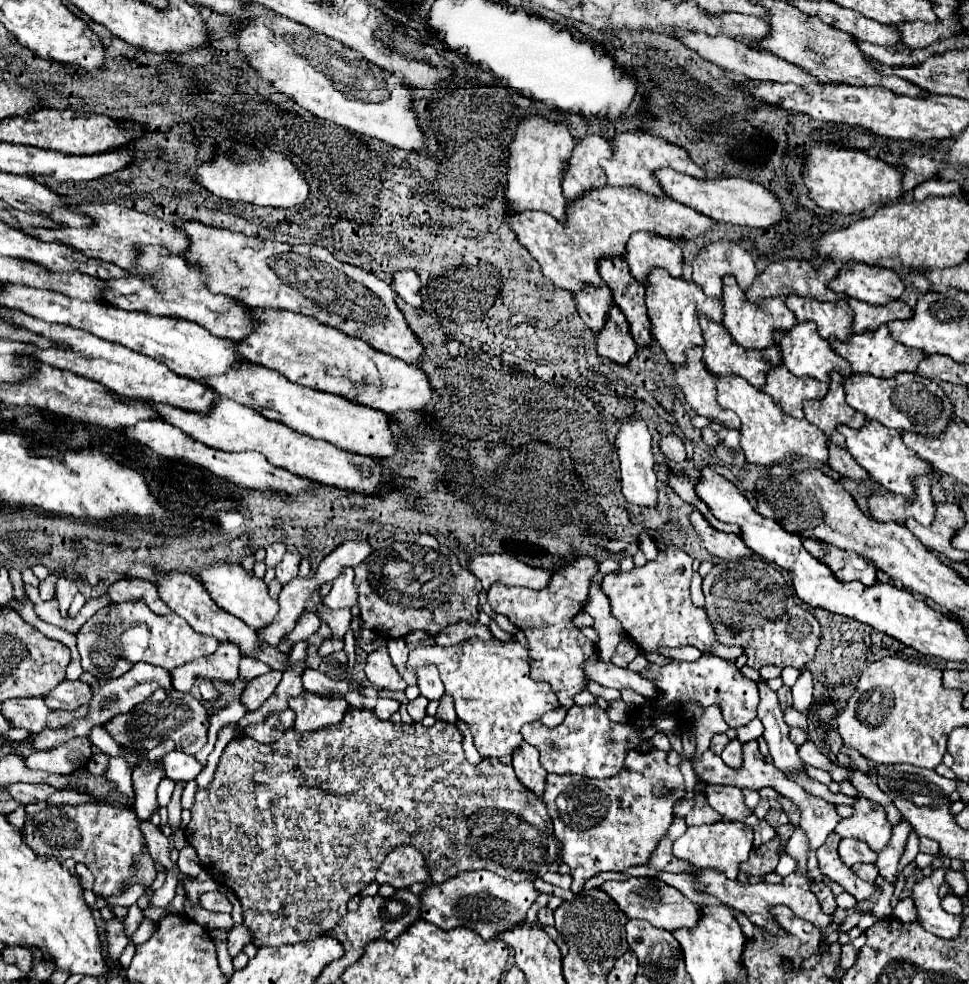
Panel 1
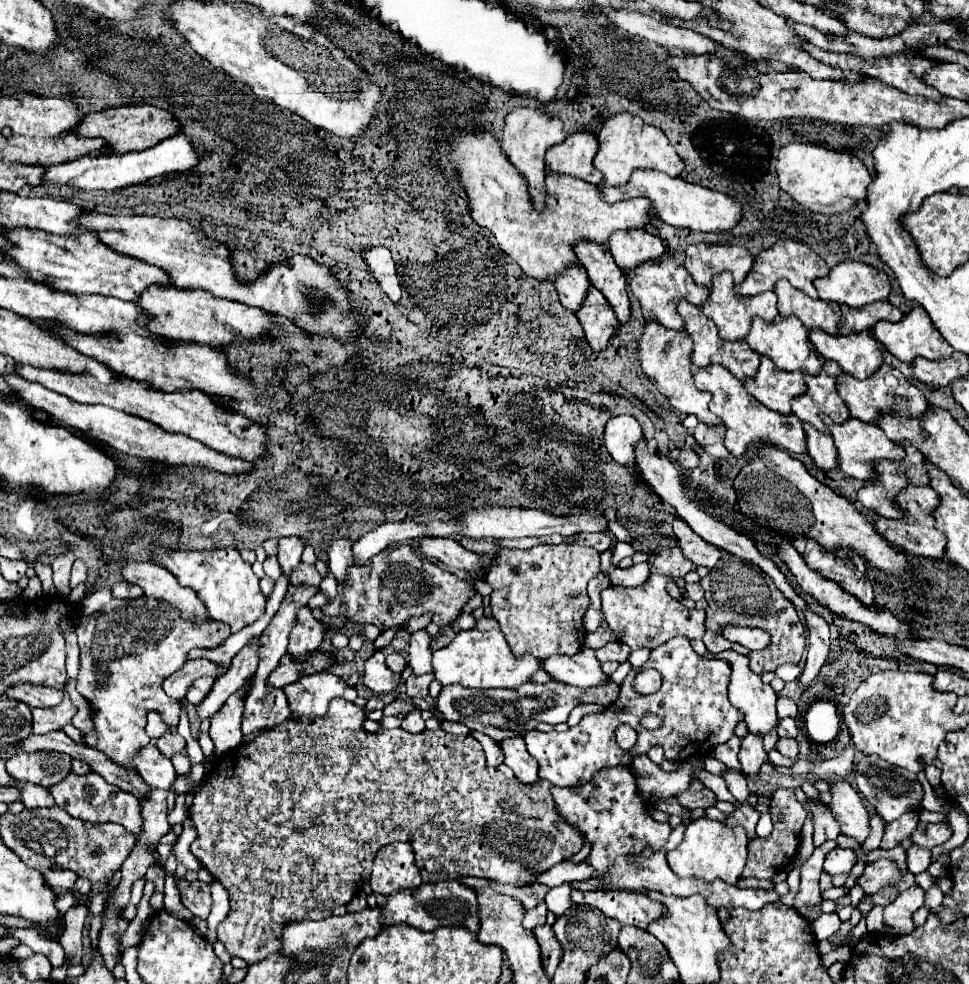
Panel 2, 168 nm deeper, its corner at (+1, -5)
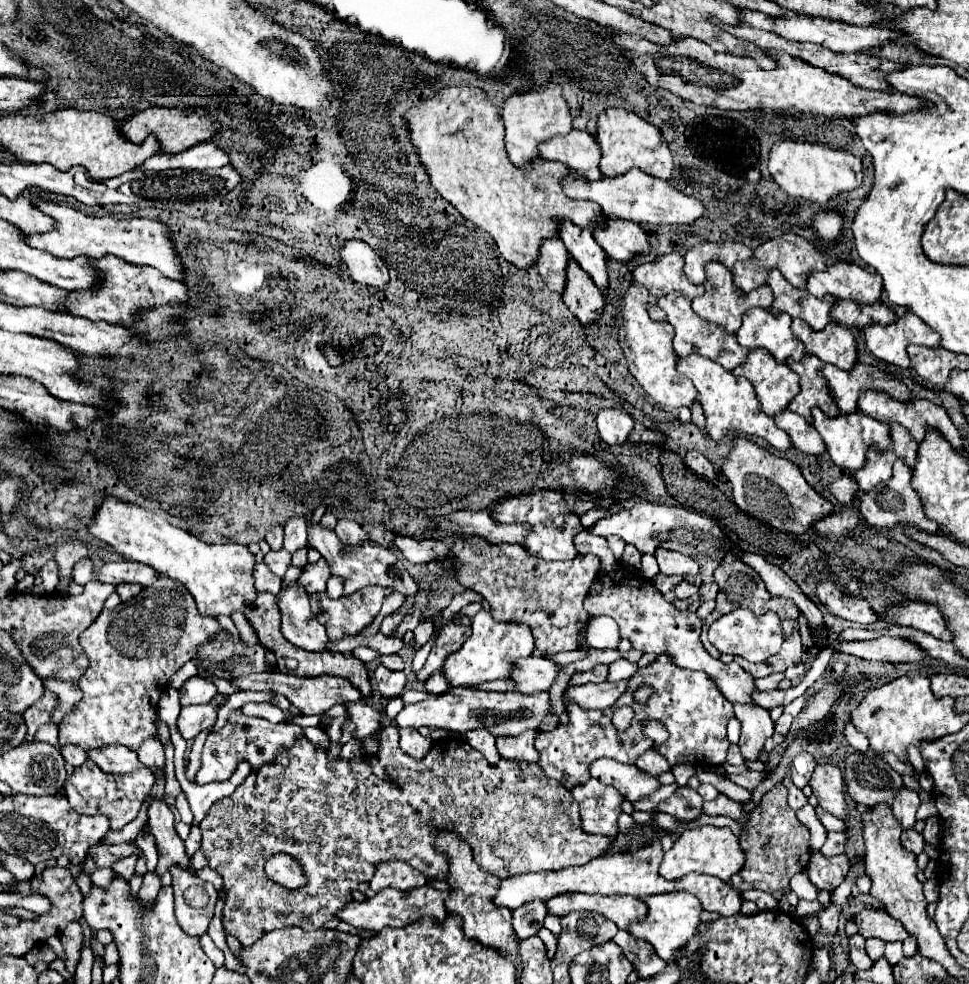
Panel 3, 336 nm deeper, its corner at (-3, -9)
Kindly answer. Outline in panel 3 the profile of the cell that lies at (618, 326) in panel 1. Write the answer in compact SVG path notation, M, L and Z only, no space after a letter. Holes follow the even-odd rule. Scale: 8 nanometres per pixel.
M569 257L569 271L565 273L567 273L565 295L563 295L565 305L583 325L597 321L603 313L601 291L597 289L593 279L589 279L585 271L581 271L579 263L573 261L573 257Z

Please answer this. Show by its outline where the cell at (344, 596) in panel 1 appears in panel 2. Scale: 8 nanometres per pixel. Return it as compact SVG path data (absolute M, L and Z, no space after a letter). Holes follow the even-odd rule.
M335 539L329 549L329 569L333 577L337 579L337 585L345 585L347 569L353 565L353 555L351 555L351 541L345 539Z

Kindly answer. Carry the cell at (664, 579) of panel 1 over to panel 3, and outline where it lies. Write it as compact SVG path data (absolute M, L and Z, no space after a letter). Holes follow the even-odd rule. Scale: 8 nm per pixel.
M581 531L575 535L575 547L579 553L593 553L601 559L597 581L601 583L601 591L589 591L585 597L585 611L589 615L607 615L613 617L619 625L621 637L627 637L635 649L641 649L643 653L653 655L667 655L677 667L691 669L691 671L703 671L717 683L717 689L731 701L731 703L753 703L751 693L755 691L753 677L745 673L737 663L723 663L719 659L713 659L703 643L699 641L701 633L701 619L697 613L691 611L677 611L673 603L665 601L663 595L653 587L651 581L643 581L639 573L627 573L619 569L615 573L615 559L611 561L611 549L605 543L605 537L597 537L589 531Z

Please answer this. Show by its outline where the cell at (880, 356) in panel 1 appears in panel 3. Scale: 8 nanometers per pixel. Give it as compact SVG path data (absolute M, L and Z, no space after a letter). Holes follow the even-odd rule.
M793 319L791 323L793 333L803 341L805 349L811 355L817 355L821 361L831 363L839 369L853 369L855 365L855 337L849 333L847 327L837 323L829 323L829 327L821 331L813 331L803 319Z

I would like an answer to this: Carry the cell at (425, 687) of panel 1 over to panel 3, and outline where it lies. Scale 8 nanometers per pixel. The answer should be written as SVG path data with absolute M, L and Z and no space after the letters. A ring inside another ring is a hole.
M423 617L421 621L419 621L419 625L415 627L415 641L417 641L417 647L421 647L421 645L425 645L429 639L431 639L431 635L433 635L433 621L431 619L427 619L427 617Z

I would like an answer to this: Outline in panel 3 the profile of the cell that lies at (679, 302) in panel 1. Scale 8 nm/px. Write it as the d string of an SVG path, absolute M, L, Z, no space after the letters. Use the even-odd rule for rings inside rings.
M667 253L651 263L635 267L633 281L649 291L647 311L651 319L665 319L665 313L657 307L657 299L669 291L681 291L687 297L699 297L703 293L701 285L693 285L685 279L683 255L679 253Z

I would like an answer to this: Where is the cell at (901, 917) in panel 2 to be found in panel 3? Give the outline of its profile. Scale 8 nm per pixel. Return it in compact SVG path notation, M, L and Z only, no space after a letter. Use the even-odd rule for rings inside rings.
M865 909L855 915L859 933L869 939L877 937L883 941L905 941L907 931L899 921L895 921L887 911L883 909Z

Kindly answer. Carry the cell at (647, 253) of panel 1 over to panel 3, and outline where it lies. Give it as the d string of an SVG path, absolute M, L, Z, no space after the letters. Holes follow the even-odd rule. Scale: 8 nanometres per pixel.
M605 219L605 227L593 227L593 237L603 251L617 261L627 261L639 253L649 253L647 233L637 223Z

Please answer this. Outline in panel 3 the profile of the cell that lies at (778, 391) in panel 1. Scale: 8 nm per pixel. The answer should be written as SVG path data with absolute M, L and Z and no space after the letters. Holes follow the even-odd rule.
M749 351L745 363L735 367L733 375L743 375L751 381L761 409L771 417L783 411L799 393L797 375L787 365L777 363L769 351Z

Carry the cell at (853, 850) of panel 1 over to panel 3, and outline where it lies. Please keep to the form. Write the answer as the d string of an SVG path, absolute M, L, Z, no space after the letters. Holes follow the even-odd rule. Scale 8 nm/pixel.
M819 851L813 853L809 867L807 867L807 875L809 881L817 887L817 889L825 889L825 891L835 891L843 879L849 873L849 859L845 855L837 855L837 857L825 857Z

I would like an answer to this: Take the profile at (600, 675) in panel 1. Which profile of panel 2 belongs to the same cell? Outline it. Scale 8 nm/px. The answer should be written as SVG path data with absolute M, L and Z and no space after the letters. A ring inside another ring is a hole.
M583 647L577 655L573 657L549 657L543 663L545 671L561 683L589 689L589 687L599 687L601 683L609 683L611 677L603 673L601 661L595 657L593 649Z

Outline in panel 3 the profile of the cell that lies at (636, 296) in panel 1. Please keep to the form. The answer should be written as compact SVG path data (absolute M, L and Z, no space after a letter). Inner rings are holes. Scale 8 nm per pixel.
M567 219L561 221L559 227L559 239L565 243L569 255L591 275L595 285L607 293L607 255L605 251L597 245L593 233L589 229L581 229L575 223L569 223Z

